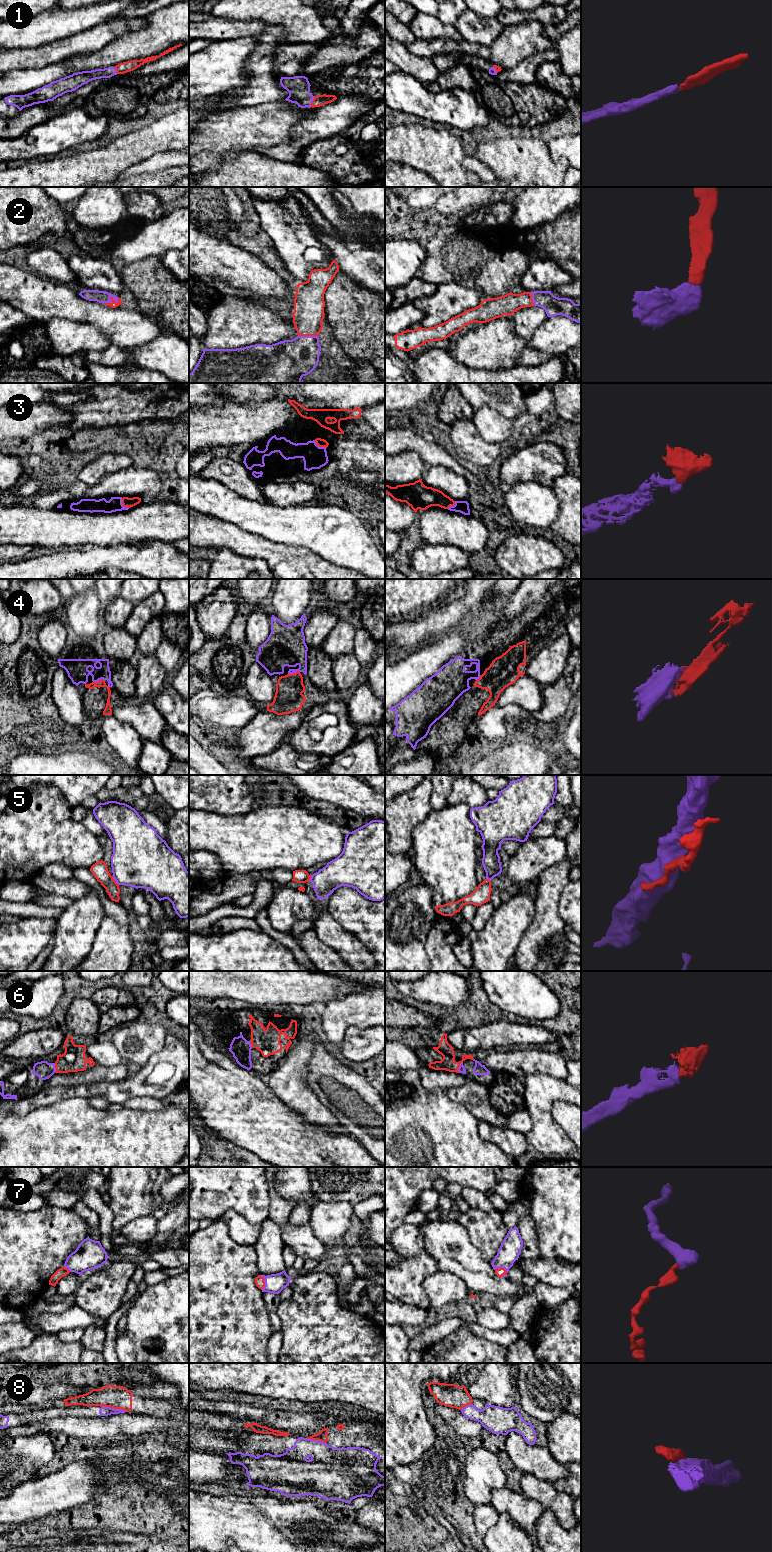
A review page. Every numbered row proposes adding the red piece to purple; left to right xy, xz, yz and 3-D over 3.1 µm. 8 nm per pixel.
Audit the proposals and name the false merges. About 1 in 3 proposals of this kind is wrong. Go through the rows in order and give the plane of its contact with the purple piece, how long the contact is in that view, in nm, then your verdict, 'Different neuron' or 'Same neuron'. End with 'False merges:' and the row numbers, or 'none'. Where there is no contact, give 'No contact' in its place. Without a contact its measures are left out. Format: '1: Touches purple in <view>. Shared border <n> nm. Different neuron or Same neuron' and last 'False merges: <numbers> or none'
1: Touches purple in xz. Shared border 90 nm. Same neuron
2: Touches purple in xy. Shared border 140 nm. Same neuron
3: Touches purple in xy. Shared border 100 nm. Same neuron
4: Touches purple in xz. Shared border 100 nm. Same neuron
5: Touches purple in xy. Shared border 90 nm. Different neuron
6: Touches purple in xy. Shared border 80 nm. Same neuron
7: Touches purple in yz. Shared border 110 nm. Same neuron
8: Touches purple in xy. Shared border 220 nm. Different neuron
False merges: 5, 8

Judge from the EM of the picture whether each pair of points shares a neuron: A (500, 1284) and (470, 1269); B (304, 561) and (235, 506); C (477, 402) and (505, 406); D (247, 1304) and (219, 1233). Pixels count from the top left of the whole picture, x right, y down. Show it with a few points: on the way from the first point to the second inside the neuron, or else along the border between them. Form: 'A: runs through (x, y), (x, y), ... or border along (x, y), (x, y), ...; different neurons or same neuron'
A: runs through (493, 1284), (483, 1279), (477, 1273); same neuron
B: border along (259, 535), (275, 542), (302, 546), (304, 548); different neurons
C: runs through (484, 400), (498, 400); same neuron
D: runs through (229, 1286), (219, 1274), (219, 1251); same neuron

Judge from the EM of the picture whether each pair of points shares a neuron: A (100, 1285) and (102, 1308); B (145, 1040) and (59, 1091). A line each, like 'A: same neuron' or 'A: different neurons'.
A: same neuron
B: different neurons

